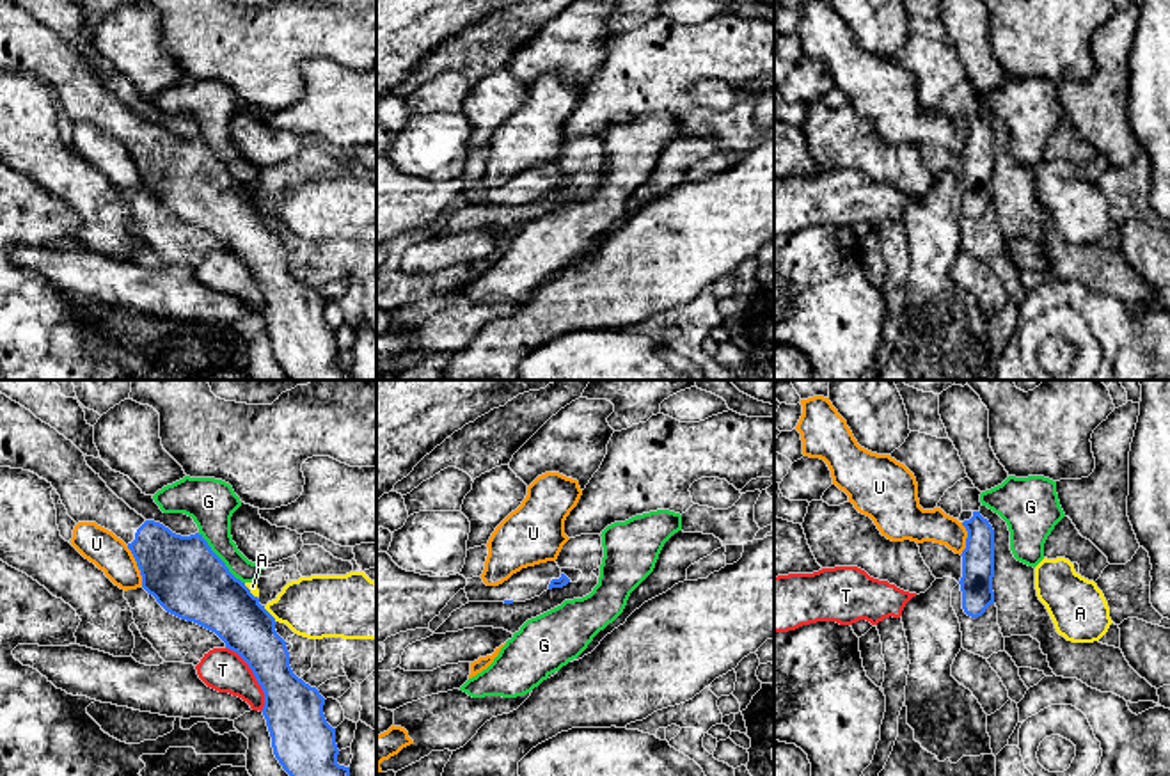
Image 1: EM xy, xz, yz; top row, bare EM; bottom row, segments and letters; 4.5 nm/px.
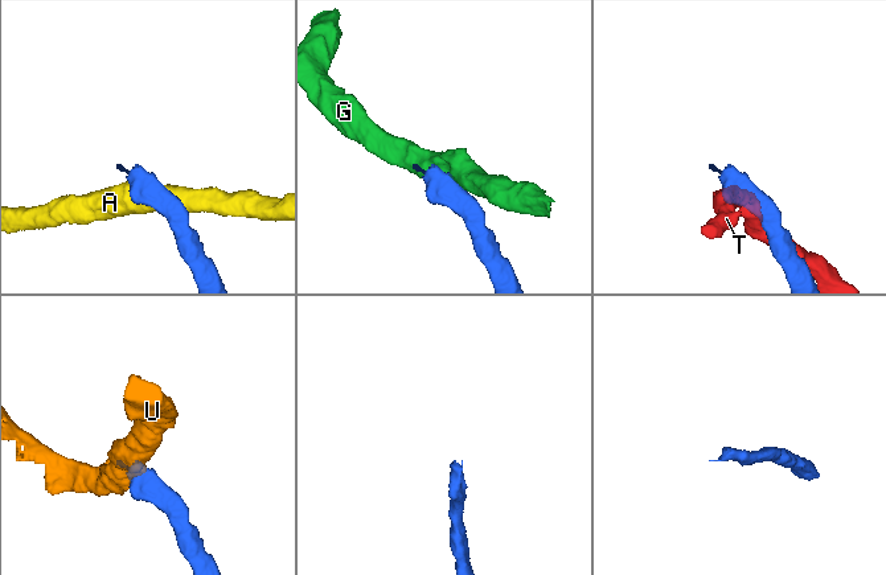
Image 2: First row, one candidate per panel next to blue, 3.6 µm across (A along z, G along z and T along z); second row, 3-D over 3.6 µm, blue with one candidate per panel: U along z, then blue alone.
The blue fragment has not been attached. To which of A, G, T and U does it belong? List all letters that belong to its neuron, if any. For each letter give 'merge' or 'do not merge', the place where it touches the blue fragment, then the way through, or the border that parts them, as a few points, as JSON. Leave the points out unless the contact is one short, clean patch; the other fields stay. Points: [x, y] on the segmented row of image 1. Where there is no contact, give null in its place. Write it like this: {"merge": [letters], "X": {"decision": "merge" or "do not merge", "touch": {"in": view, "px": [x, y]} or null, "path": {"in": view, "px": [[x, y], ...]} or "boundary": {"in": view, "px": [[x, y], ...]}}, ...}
{"merge": [], "A": {"decision": "do not merge", "touch": {"in": "xy", "px": [270, 615]}, "boundary": {"in": "xy", "px": [[263, 606], [276, 622]]}}, "G": {"decision": "do not merge", "touch": {"in": "xy", "px": [221, 560]}, "boundary": {"in": "xy", "px": [[197, 533], [244, 583]]}}, "T": {"decision": "do not merge", "touch": {"in": "xy", "px": [254, 675]}}, "U": {"decision": "do not merge", "touch": {"in": "xy", "px": [137, 565]}, "boundary": {"in": "xy", "px": [[126, 546], [142, 585]]}}}

